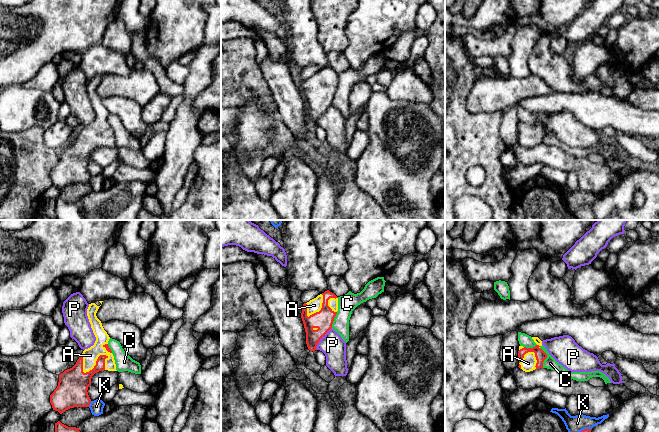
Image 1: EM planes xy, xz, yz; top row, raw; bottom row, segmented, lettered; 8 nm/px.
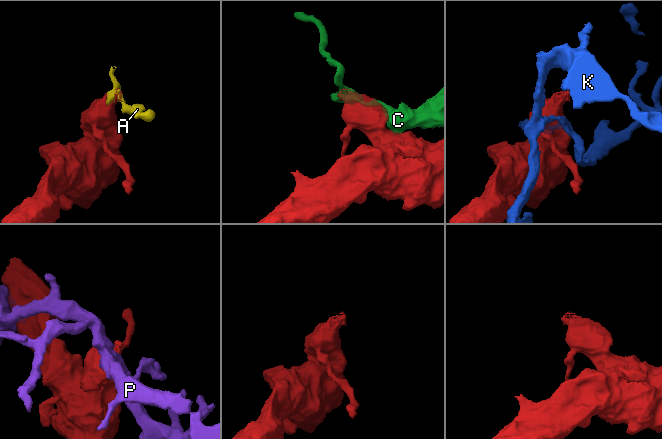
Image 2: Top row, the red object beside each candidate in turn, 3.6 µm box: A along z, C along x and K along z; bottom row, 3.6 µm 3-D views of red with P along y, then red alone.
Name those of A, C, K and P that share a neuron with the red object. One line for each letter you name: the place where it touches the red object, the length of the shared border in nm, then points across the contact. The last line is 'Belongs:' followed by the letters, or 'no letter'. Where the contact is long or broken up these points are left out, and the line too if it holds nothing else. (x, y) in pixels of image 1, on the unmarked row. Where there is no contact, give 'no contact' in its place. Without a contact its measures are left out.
A: meets red in xy at (96, 139); contact 240 nm long
Belongs: A

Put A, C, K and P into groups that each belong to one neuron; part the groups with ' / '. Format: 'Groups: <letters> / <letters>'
Groups: A / C / K / P

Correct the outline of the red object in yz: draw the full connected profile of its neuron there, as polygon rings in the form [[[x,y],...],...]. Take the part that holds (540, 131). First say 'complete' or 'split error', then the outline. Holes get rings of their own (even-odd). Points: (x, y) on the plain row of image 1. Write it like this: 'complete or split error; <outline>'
split error; [[[532,113],[537,120],[533,124],[519,122],[518,135],[519,144],[525,148],[543,144],[543,138],[547,134],[547,130],[540,124],[542,117],[538,113]]]

